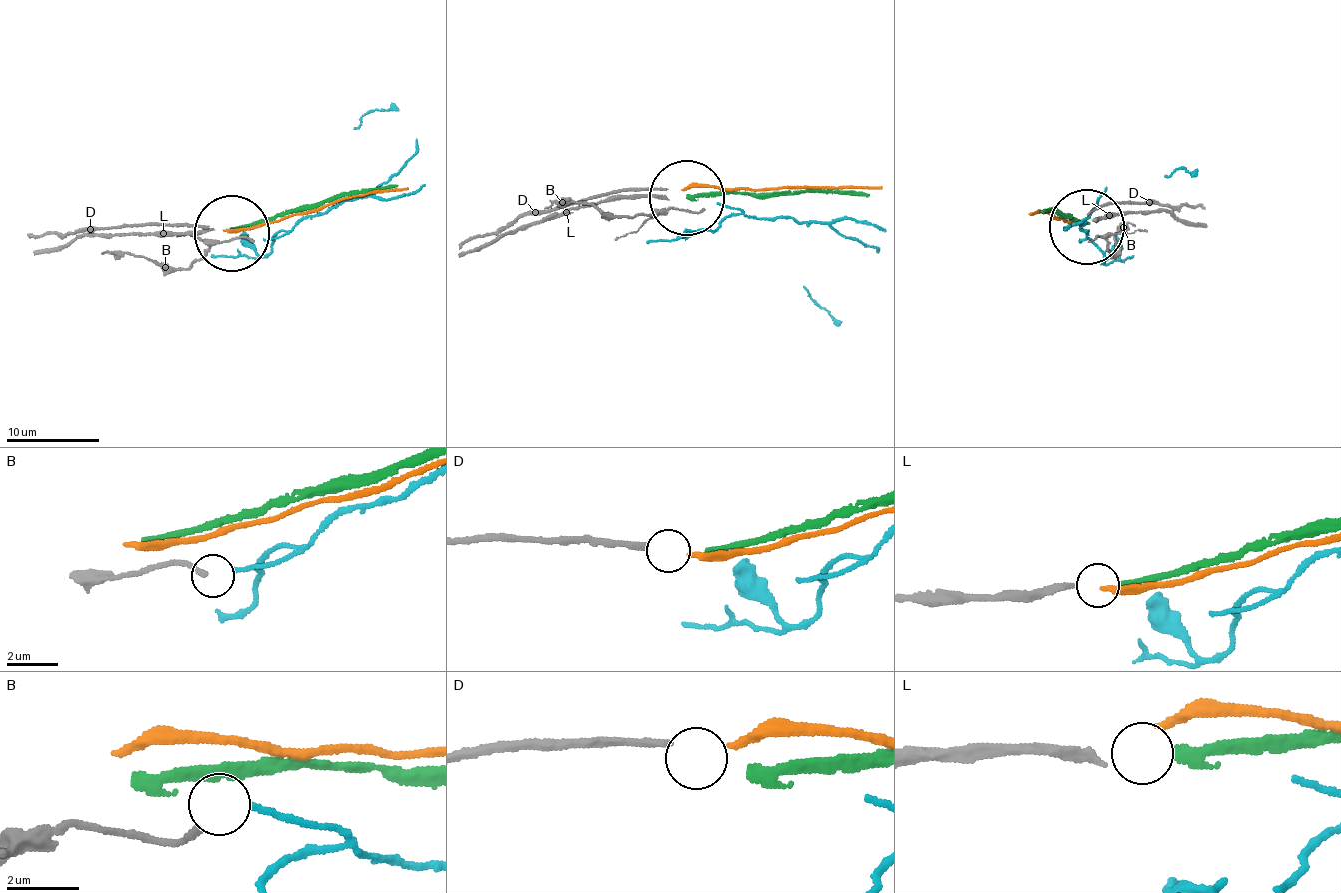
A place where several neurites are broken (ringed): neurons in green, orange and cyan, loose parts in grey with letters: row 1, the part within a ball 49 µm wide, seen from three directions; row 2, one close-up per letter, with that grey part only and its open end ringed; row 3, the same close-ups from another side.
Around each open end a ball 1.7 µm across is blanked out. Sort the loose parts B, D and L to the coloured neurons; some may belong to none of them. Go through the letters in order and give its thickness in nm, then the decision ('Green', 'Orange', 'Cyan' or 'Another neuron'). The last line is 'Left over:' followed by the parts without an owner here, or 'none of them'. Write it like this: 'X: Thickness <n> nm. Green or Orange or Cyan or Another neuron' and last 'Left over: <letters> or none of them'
B: Thickness 180 nm. Cyan
D: Thickness 220 nm. Orange
L: Thickness 240 nm. Green
Left over: none of them

